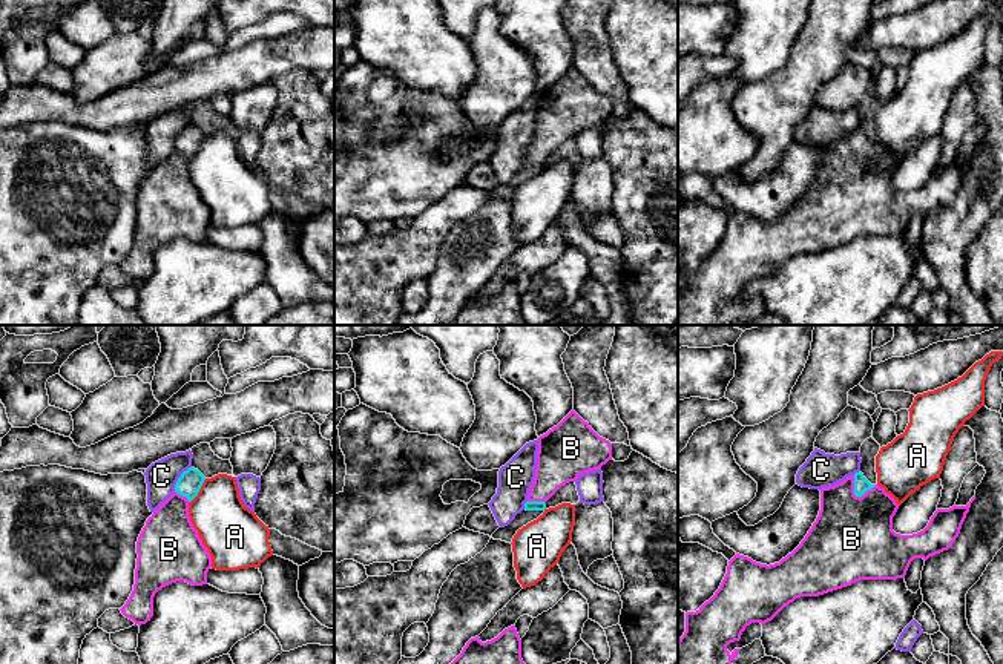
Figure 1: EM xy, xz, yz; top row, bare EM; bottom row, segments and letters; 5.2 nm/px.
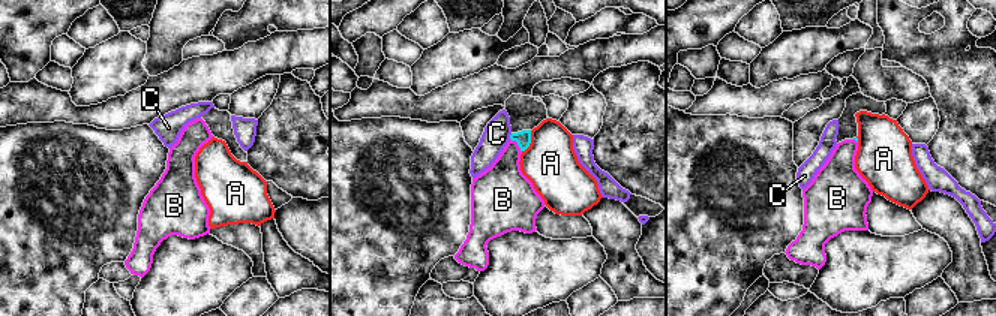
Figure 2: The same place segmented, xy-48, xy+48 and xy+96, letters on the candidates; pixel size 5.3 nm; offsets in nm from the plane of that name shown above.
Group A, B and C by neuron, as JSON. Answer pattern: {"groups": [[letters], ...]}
{"groups": [["A"], ["B"], ["C"]]}

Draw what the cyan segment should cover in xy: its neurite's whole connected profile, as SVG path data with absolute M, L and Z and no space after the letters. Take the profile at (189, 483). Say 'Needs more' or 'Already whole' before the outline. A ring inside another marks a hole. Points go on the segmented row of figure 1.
Needs more. M195 468L184 471L175 492L147 518L138 537L133 590L120 609L138 626L153 616L153 597L163 587L176 581L207 584L212 557L189 517L189 503L204 480Z

